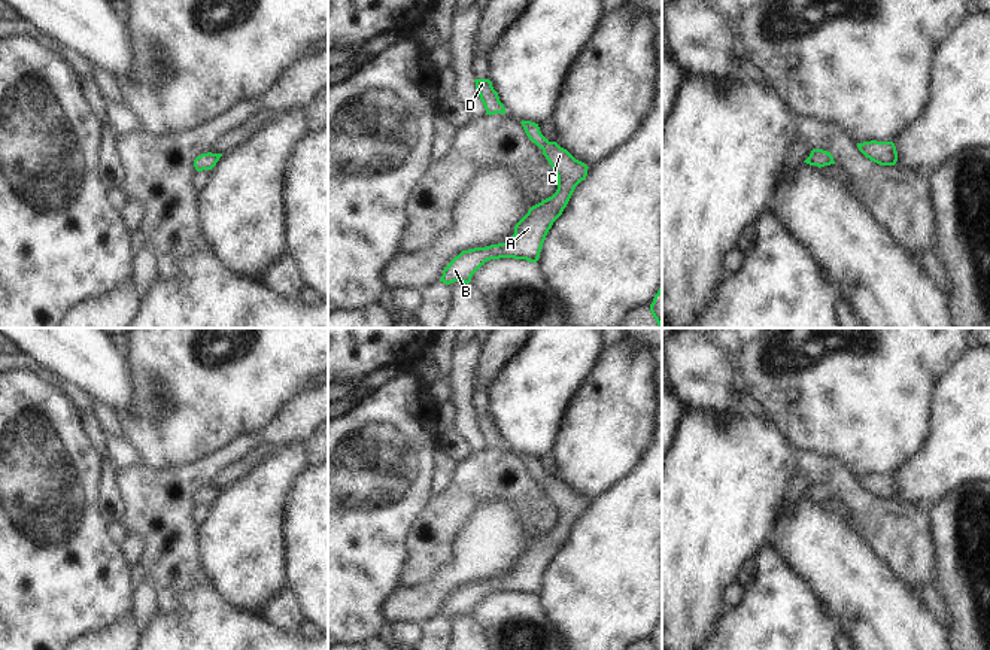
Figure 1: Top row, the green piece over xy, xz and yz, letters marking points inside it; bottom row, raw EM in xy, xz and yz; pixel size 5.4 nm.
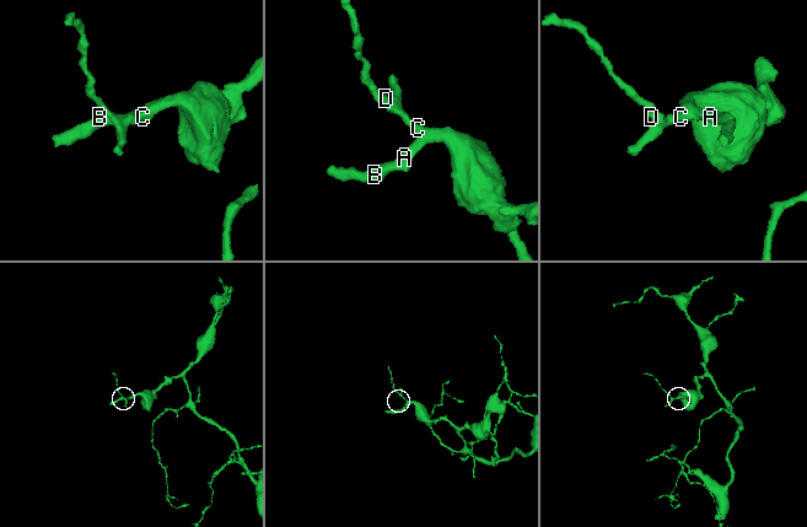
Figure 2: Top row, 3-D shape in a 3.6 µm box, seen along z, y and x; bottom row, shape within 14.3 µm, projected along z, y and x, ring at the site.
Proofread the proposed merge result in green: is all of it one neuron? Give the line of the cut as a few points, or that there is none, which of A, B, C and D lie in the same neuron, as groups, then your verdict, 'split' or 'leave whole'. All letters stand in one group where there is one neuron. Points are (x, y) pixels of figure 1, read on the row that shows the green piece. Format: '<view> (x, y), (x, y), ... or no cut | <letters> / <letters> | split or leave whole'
no cut | A B C D | leave whole

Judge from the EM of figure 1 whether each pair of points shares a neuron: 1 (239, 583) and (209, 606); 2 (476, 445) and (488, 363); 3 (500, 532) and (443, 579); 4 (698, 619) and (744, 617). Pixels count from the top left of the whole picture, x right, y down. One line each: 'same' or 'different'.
1: different
2: different
3: same
4: different

